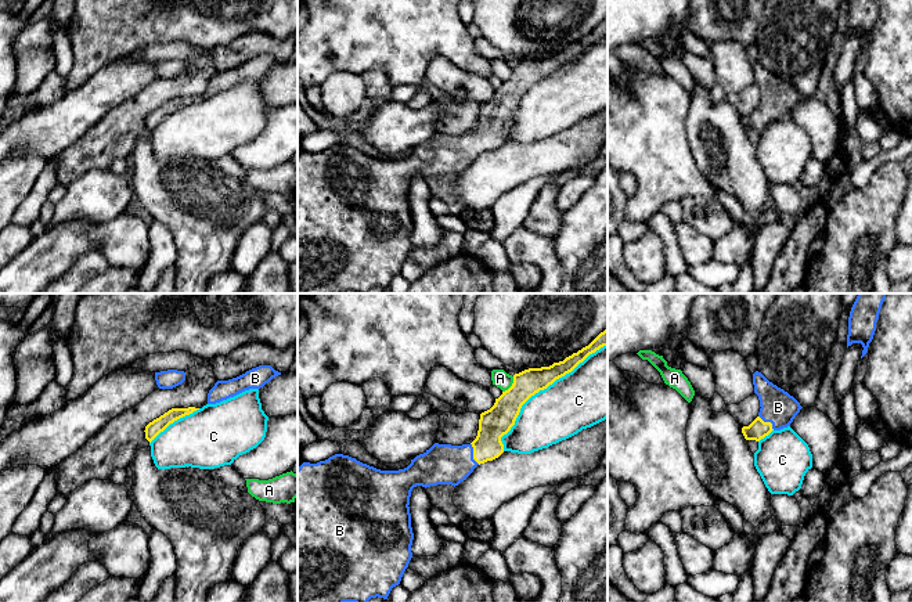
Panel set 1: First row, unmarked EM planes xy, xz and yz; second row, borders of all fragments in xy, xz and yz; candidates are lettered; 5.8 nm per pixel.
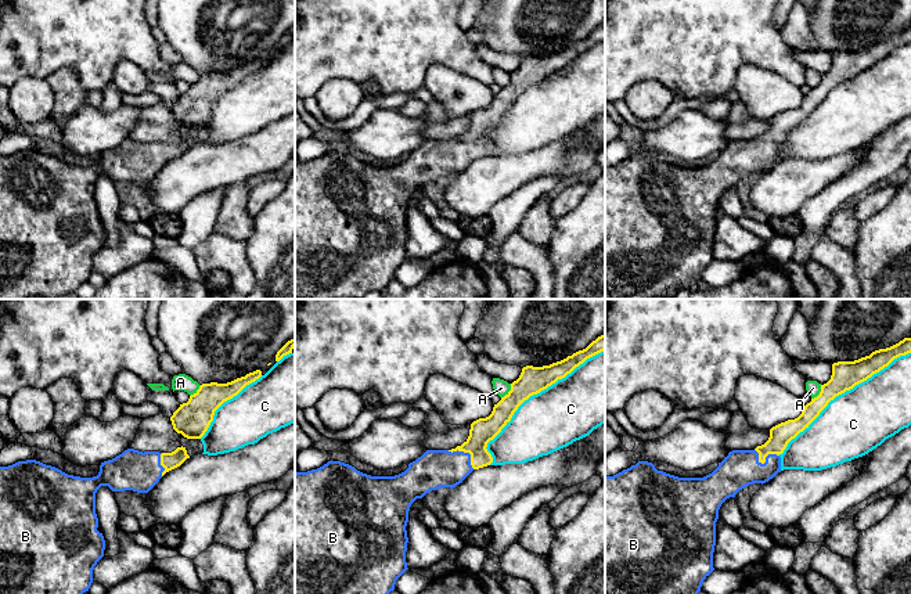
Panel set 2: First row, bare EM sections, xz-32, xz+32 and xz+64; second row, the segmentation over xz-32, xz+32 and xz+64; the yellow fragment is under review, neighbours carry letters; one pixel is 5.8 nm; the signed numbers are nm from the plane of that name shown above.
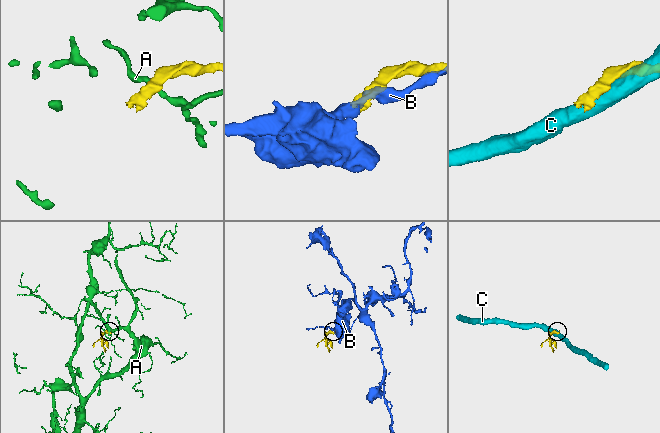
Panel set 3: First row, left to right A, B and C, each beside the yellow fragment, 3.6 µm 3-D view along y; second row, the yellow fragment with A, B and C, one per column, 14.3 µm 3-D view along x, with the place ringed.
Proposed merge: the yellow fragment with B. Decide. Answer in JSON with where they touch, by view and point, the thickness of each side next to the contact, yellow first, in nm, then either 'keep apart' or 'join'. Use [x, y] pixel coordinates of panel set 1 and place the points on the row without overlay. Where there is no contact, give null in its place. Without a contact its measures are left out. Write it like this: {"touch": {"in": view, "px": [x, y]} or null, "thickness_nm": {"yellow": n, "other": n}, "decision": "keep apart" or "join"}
{"touch": {"in": "xz", "px": [473, 144]}, "thickness_nm": {"yellow": 170, "other": 240}, "decision": "join"}

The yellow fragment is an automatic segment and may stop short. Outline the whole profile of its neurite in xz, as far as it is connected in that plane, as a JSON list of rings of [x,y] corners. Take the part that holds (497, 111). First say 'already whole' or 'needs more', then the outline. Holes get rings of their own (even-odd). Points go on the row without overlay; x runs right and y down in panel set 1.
needs more | [[[608,18],[588,36],[549,57],[529,58],[513,65],[512,76],[495,89],[494,95],[480,104],[479,120],[471,134],[451,136],[435,133],[411,154],[399,161],[381,161],[349,145],[335,144],[317,154],[303,152],[298,158],[298,293],[367,293],[371,288],[387,289],[393,277],[399,275],[412,248],[410,187],[417,176],[437,174],[458,176],[473,159],[504,143],[501,127],[515,115],[522,95],[540,80],[547,79],[556,69],[572,62],[590,44],[608,36]]]

